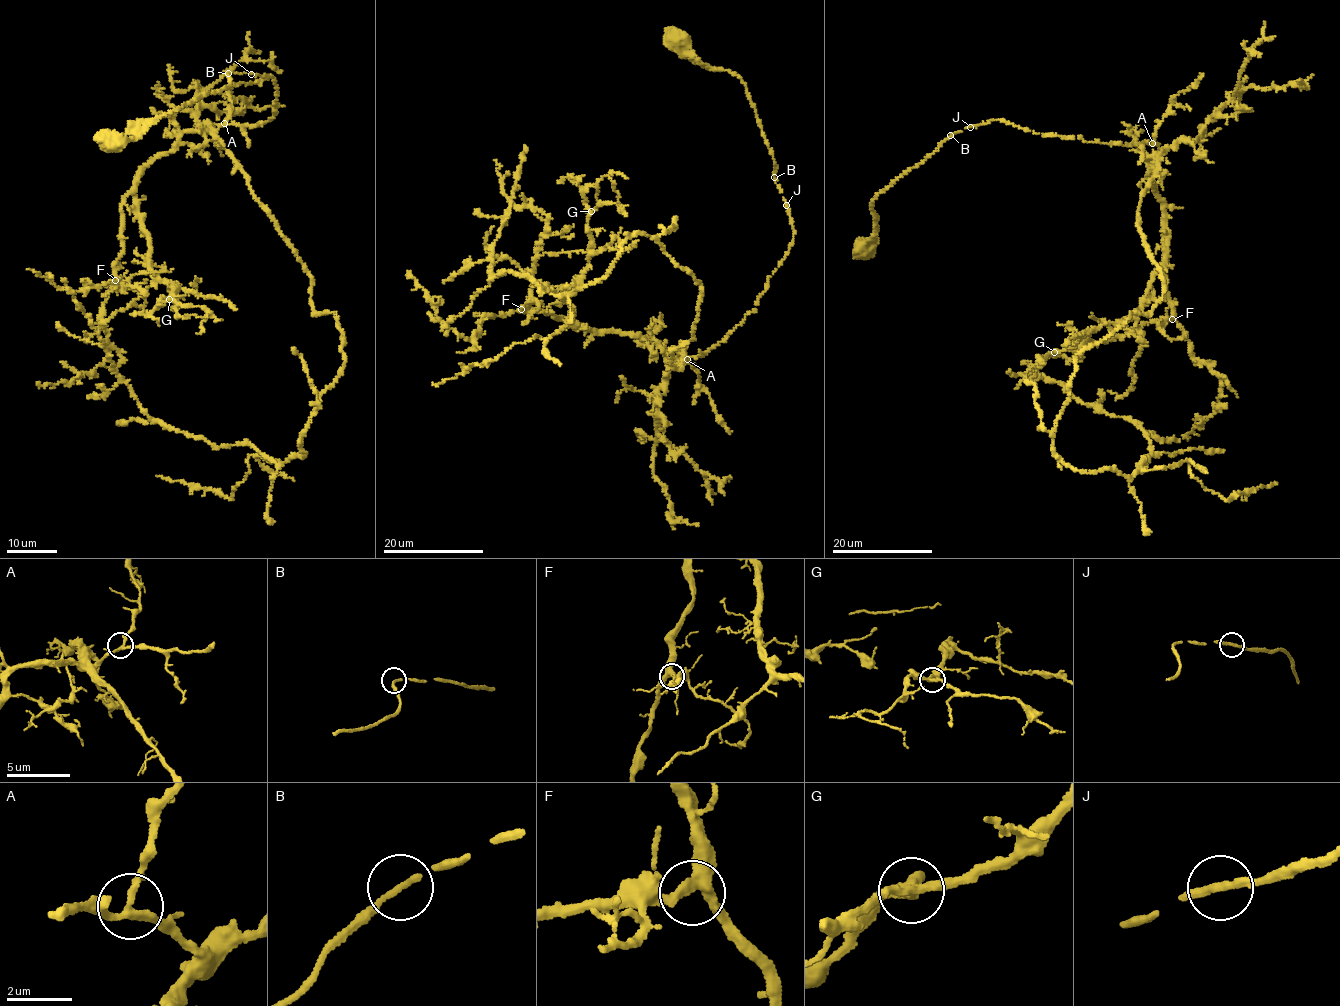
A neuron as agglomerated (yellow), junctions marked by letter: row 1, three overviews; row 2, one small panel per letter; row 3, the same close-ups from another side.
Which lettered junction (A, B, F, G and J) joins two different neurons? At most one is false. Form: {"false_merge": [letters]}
{"false_merge": []}

